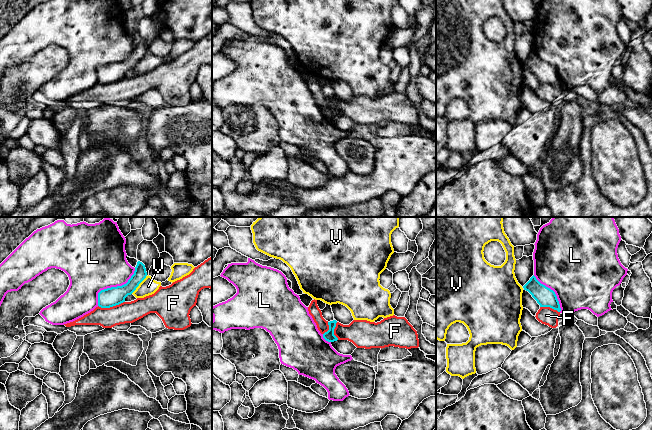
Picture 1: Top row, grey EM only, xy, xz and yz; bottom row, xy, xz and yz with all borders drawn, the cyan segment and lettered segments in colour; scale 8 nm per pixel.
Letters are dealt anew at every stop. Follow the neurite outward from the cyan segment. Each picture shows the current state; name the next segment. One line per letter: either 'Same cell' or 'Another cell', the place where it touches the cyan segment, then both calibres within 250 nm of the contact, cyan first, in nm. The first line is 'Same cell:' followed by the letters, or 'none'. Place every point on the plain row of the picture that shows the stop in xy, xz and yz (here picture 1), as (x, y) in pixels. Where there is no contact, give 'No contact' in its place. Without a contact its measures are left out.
Same cell: none
F: Another cell. Touches cyan at xy (111, 82). Thickness 150 nm (cyan) against 180 nm
L: Another cell. Touches cyan at xy (113, 63). Thickness 150 nm (cyan) against 460 nm
V: Another cell. Touches cyan at xy (139, 59). Thickness 150 nm (cyan) against 140 nm

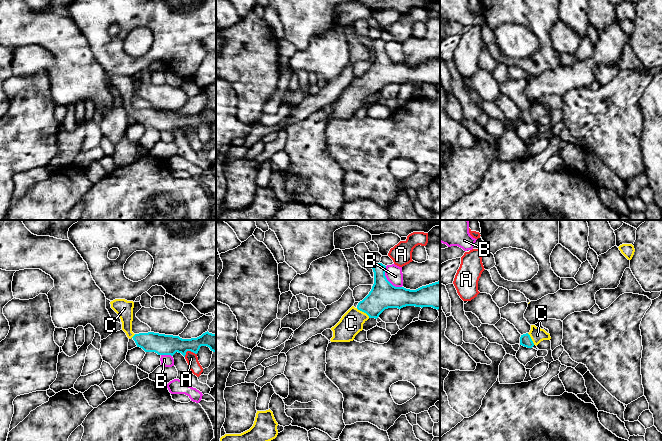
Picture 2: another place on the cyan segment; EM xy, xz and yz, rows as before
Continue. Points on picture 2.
Same cell: C
A: Another cell. Touches cyan at xy (189, 126). Thickness 170 nm (cyan) against 90 nm
B: Another cell. Touches cyan at xz (387, 56). Thickness 220 nm (cyan) against 140 nm
C: Same cell. Touches cyan at xz (363, 87). Thickness 220 nm (cyan) against 190 nm

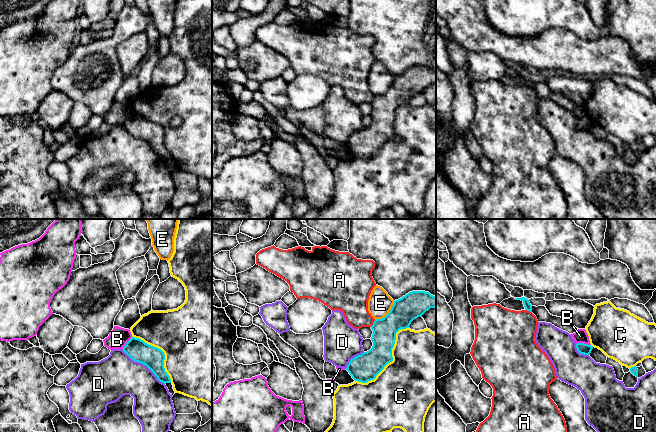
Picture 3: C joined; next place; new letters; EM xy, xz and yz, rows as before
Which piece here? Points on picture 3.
Same cell: none
A: Another cell. Touches cyan at xz (373, 99). Thickness 200 nm (cyan) against 240 nm
B: Another cell. Touches cyan at yz (583, 119). Thickness 90 nm (cyan) against 110 nm
C: Another cell. Touches cyan at xz (392, 136). Thickness 220 nm (cyan) against 500 nm
D: Another cell. Touches cyan at xy (144, 140). Thickness 170 nm (cyan) against 340 nm
E: Another cell. Touches cyan at xz (388, 89). Thickness 200 nm (cyan) against 190 nm

